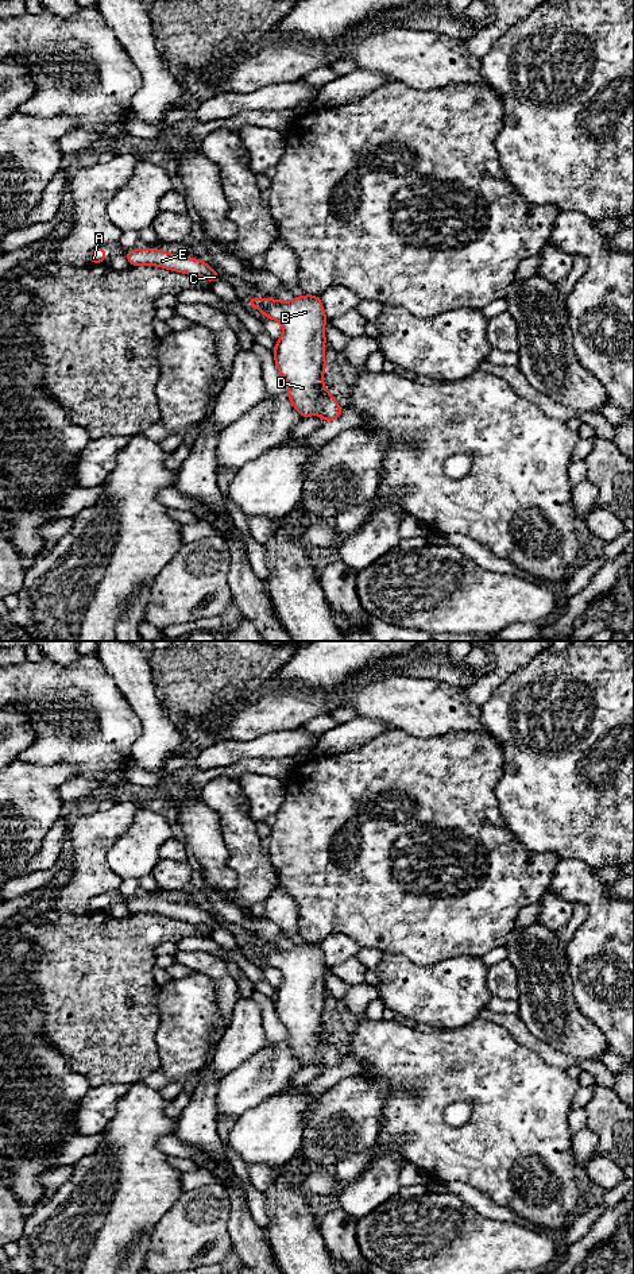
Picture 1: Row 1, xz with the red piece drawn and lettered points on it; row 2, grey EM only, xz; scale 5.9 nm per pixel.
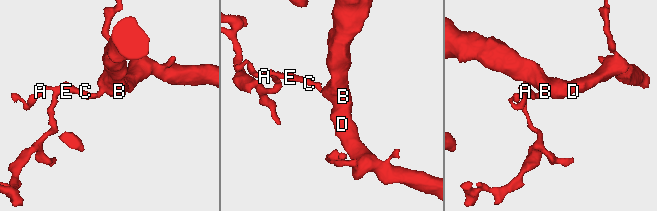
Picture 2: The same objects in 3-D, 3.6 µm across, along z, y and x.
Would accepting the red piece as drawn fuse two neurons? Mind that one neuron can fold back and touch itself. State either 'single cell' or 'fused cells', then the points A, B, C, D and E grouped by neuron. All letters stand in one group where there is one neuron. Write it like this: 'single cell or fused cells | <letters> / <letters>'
fused cells | A C E / B D

